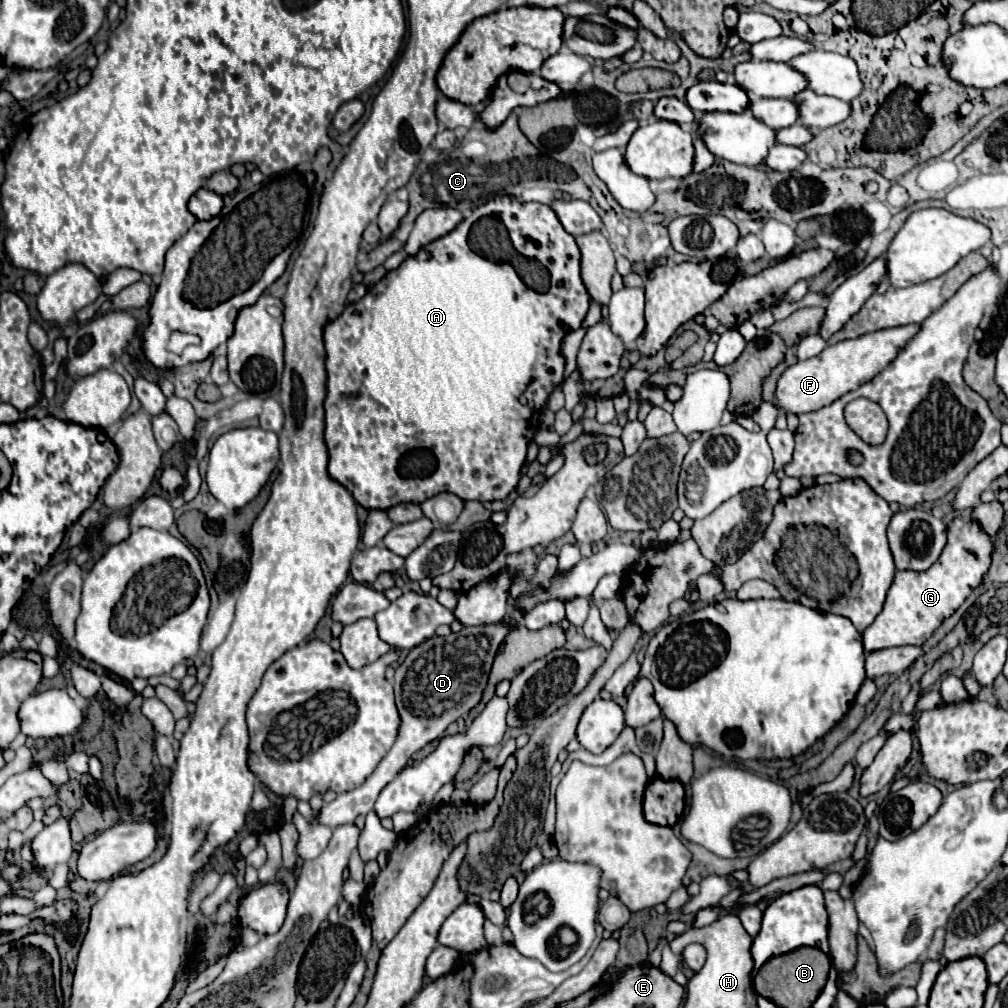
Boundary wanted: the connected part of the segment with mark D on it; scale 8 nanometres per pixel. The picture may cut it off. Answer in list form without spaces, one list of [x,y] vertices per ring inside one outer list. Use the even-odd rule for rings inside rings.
[[[501,624],[467,626],[461,632],[451,634],[447,638],[433,636],[407,654],[403,664],[397,666],[393,680],[395,704],[401,716],[395,744],[361,786],[339,794],[329,804],[323,804],[317,820],[319,824],[335,828],[351,822],[353,820],[351,812],[369,812],[377,796],[381,794],[381,788],[385,788],[385,784],[389,784],[389,780],[393,780],[393,776],[397,776],[397,772],[401,772],[401,768],[407,766],[409,758],[417,750],[421,750],[433,740],[439,740],[451,722],[465,718],[469,710],[477,706],[485,690],[495,652],[503,642],[503,638],[507,636],[507,632],[509,630]],[[439,710],[443,710],[441,716]]]

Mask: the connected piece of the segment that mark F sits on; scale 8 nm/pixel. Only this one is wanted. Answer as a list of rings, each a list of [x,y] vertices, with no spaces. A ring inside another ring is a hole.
[[[917,324],[877,330],[859,336],[855,340],[843,340],[835,346],[827,346],[819,356],[813,356],[809,360],[803,362],[799,360],[797,364],[789,366],[777,382],[777,390],[775,390],[777,408],[785,414],[799,416],[833,404],[843,394],[859,388],[861,384],[869,382],[873,376],[877,376],[899,354],[899,350],[917,334],[917,330],[919,330]]]

